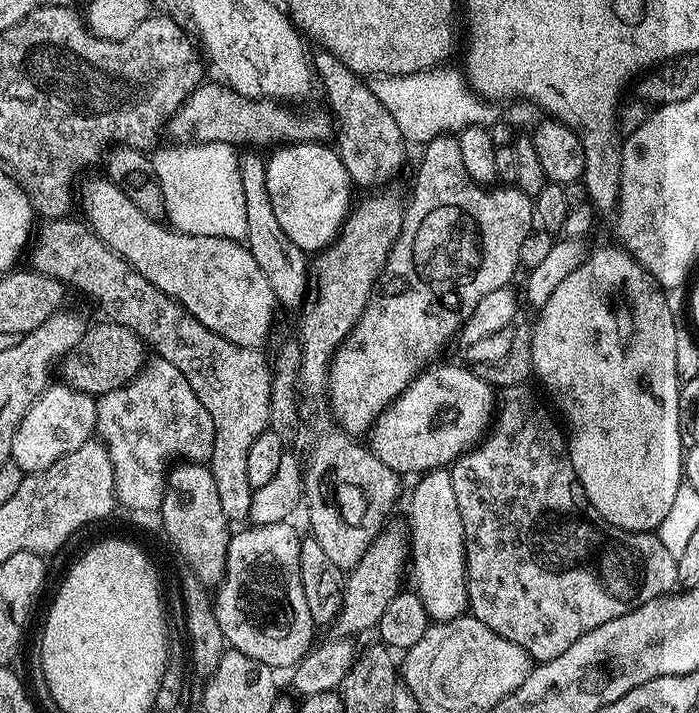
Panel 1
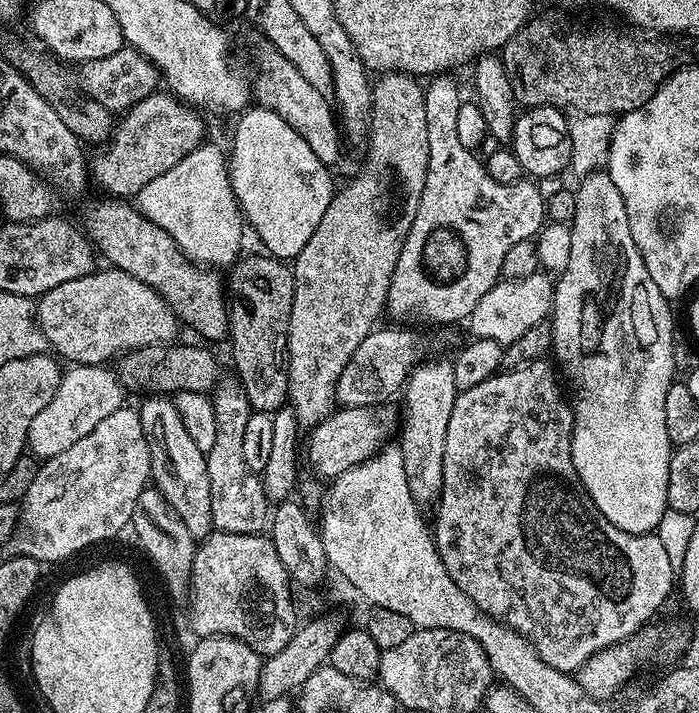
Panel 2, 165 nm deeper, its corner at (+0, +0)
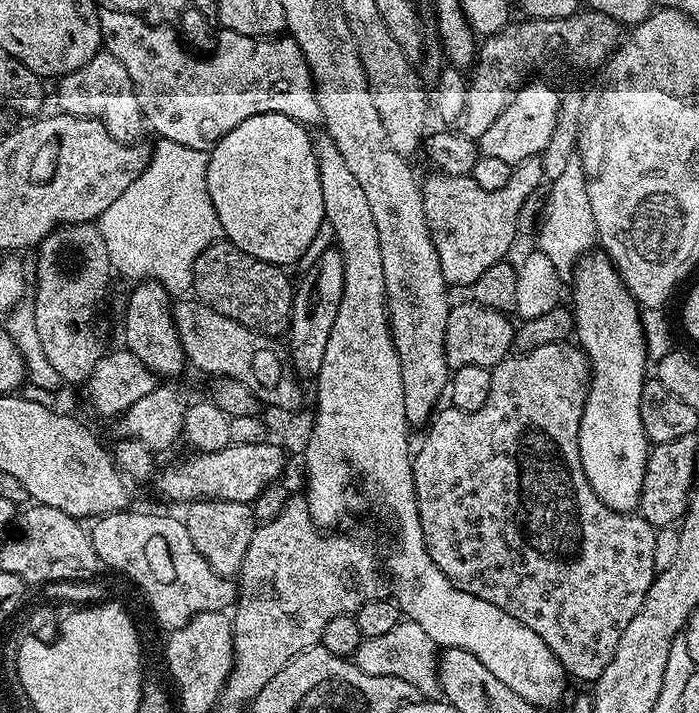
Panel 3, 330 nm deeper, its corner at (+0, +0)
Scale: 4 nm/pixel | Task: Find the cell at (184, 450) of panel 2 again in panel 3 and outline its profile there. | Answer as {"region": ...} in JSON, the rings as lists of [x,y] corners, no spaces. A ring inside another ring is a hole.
{"region":[[[142,280],[128,296],[128,309],[124,312],[124,344],[152,372],[153,376],[176,376],[186,368],[184,347],[178,338],[176,323],[172,317],[173,297],[157,280]]]}

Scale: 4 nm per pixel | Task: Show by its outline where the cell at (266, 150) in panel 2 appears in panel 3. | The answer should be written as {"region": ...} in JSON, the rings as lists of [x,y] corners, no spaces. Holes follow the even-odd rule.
{"region":[[[281,112],[254,114],[254,118],[246,118],[246,122],[234,126],[230,134],[210,149],[206,186],[218,214],[221,233],[234,246],[246,250],[246,254],[254,254],[254,258],[262,258],[271,264],[289,266],[302,259],[315,242],[320,227],[323,229],[326,224],[316,146],[308,132],[305,125]]]}

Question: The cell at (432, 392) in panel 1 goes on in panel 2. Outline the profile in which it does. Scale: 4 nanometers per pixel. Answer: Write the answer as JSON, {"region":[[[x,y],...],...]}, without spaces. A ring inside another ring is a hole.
{"region":[[[341,407],[327,416],[322,423],[315,425],[307,433],[308,464],[320,476],[335,478],[346,470],[366,462],[389,443],[388,431],[392,428],[392,416],[388,412],[380,413],[379,407],[346,408]]]}

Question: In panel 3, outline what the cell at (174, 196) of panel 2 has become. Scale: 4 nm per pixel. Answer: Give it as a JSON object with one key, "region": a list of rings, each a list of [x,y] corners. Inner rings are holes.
{"region":[[[157,139],[155,143],[156,150],[154,148],[151,151],[148,165],[144,167],[142,174],[138,178],[134,178],[134,182],[130,182],[130,187],[100,215],[98,227],[102,234],[102,242],[106,242],[106,254],[110,258],[113,269],[119,275],[121,272],[122,275],[129,276],[132,282],[157,280],[168,291],[169,296],[173,298],[184,298],[192,292],[192,271],[194,270],[194,262],[198,258],[198,254],[202,254],[202,250],[206,250],[206,246],[213,244],[221,235],[218,214],[214,210],[214,202],[210,198],[210,190],[206,186],[206,170],[208,169],[209,153],[203,152],[202,150],[194,150],[190,146],[182,146],[178,142],[170,142],[169,140]]]}

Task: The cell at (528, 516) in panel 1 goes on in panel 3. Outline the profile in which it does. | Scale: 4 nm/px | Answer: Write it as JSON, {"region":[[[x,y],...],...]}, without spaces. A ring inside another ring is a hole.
{"region":[[[572,342],[538,346],[538,350],[505,356],[492,369],[490,395],[486,397],[486,406],[482,406],[482,410],[463,412],[451,406],[444,406],[445,408],[441,407],[435,413],[434,419],[426,428],[428,437],[421,442],[420,448],[418,444],[415,449],[412,473],[418,502],[418,518],[422,522],[426,550],[430,558],[434,558],[434,566],[438,566],[438,570],[442,570],[442,574],[446,574],[446,578],[450,578],[450,582],[458,586],[458,590],[466,590],[466,594],[474,594],[498,606],[498,610],[506,610],[506,614],[510,614],[510,618],[518,618],[522,626],[530,626],[530,630],[534,630],[534,634],[538,634],[538,638],[542,638],[542,642],[550,646],[550,650],[569,677],[577,676],[580,680],[595,682],[602,670],[610,666],[610,658],[614,658],[614,650],[618,650],[618,642],[626,626],[630,626],[634,614],[638,614],[652,581],[658,575],[658,569],[654,562],[656,529],[646,523],[639,514],[610,510],[600,501],[600,496],[594,494],[586,478],[586,470],[582,470],[580,423],[591,379],[592,369],[587,354],[583,348]]]}

